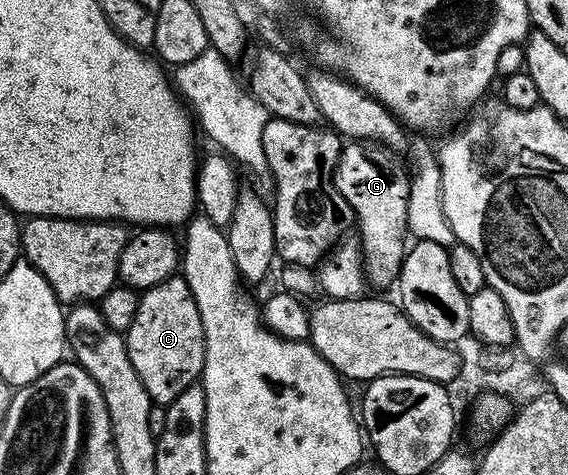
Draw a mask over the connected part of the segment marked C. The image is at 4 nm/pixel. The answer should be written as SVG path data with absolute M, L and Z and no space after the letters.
M182 277L150 287L138 296L138 301L133 321L125 332L129 361L133 361L133 369L137 369L137 377L141 377L141 385L145 385L152 404L166 405L181 397L189 385L200 382L205 361L201 313Z

